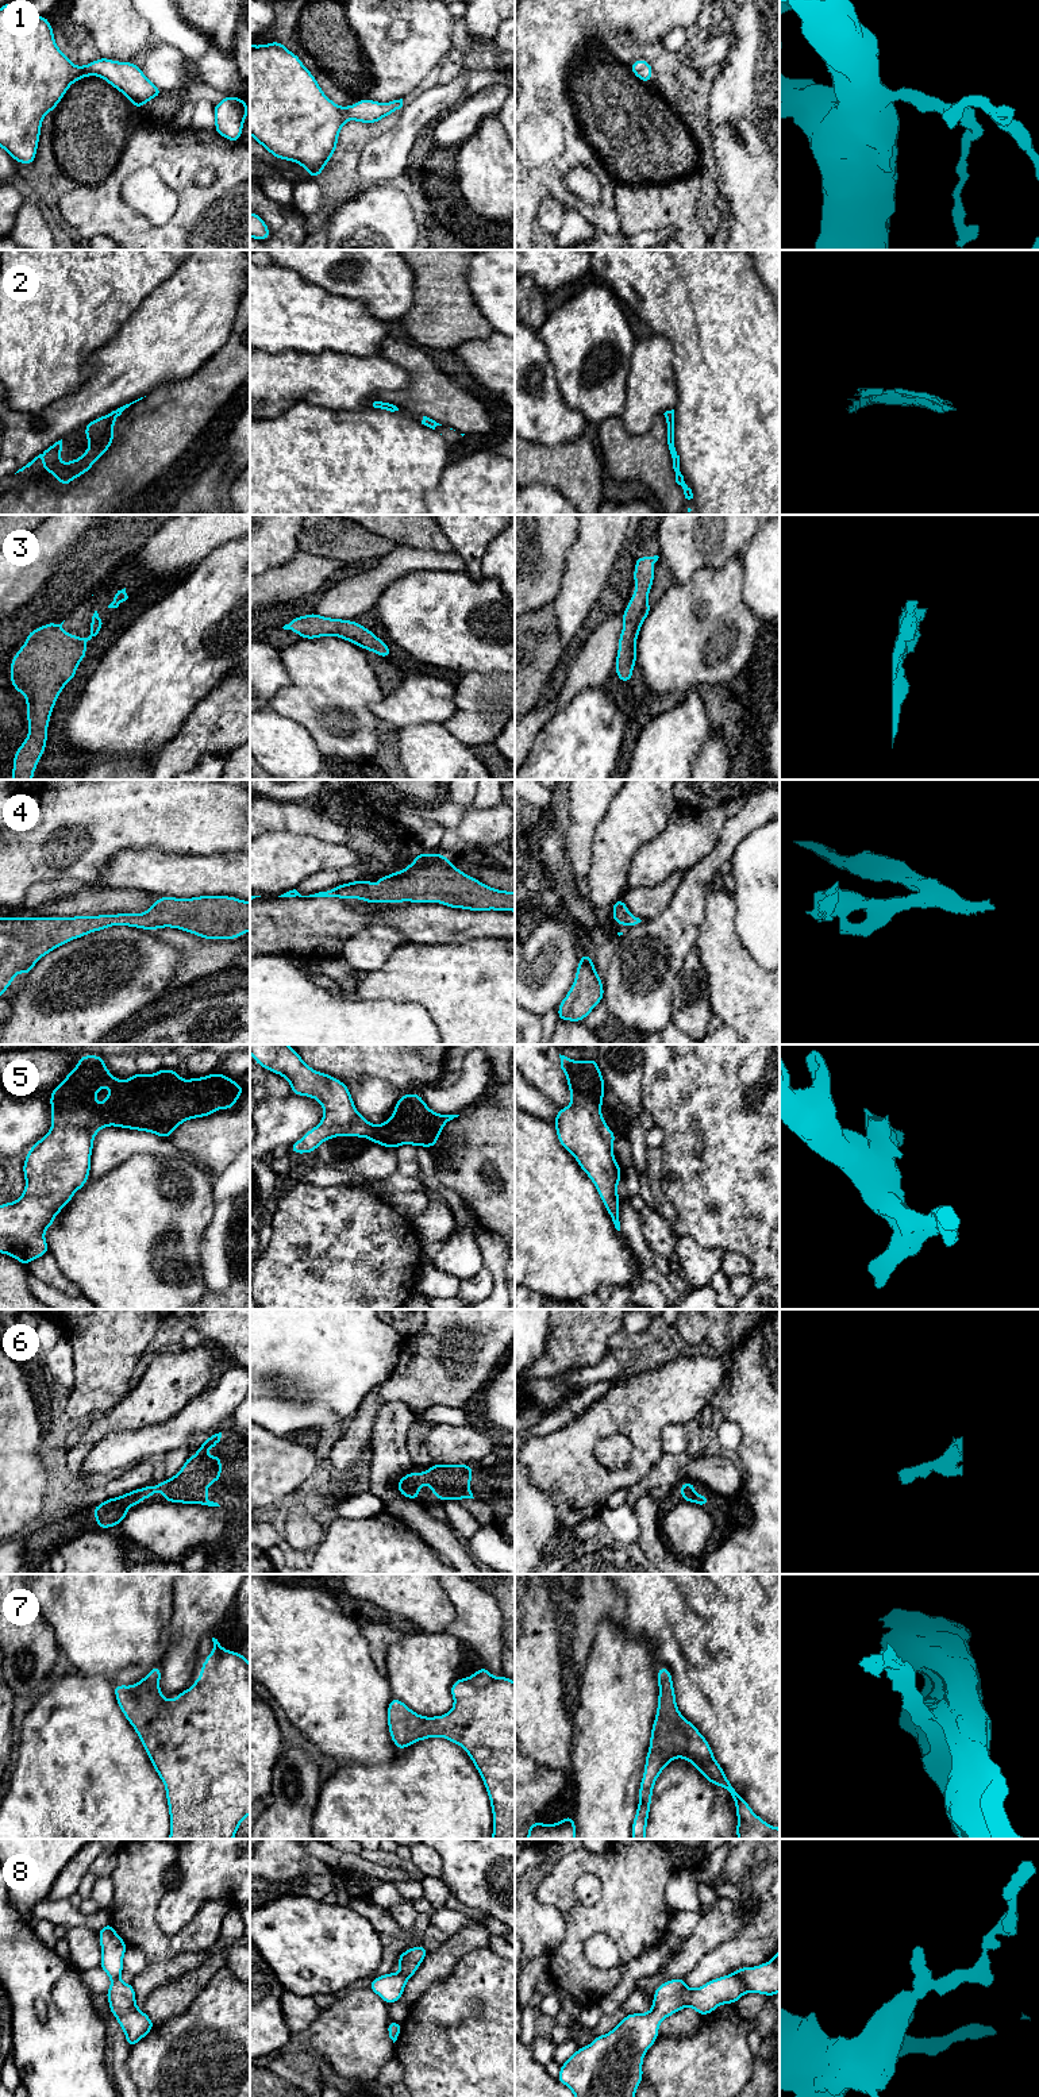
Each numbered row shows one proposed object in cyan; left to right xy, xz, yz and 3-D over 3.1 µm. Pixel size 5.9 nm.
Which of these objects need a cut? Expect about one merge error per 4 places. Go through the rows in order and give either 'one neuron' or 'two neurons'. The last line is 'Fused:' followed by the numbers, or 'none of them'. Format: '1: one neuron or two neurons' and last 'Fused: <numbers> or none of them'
1: one neuron
2: one neuron
3: one neuron
4: one neuron
5: one neuron
6: one neuron
7: one neuron
8: one neuron
Fused: none of them

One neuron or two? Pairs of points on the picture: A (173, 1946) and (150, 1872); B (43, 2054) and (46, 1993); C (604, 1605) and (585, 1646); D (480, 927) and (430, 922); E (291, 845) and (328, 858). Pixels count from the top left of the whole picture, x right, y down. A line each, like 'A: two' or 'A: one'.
A: one
B: one
C: one
D: one
E: one

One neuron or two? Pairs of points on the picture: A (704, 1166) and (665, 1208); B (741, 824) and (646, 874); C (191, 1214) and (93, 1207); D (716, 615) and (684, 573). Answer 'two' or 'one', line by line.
A: two
B: two
C: one
D: two

